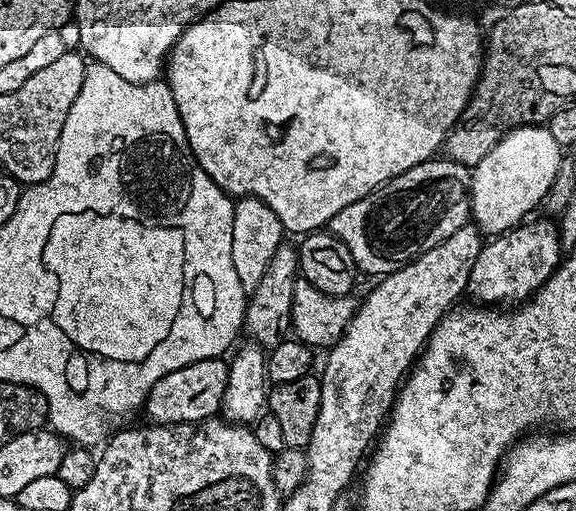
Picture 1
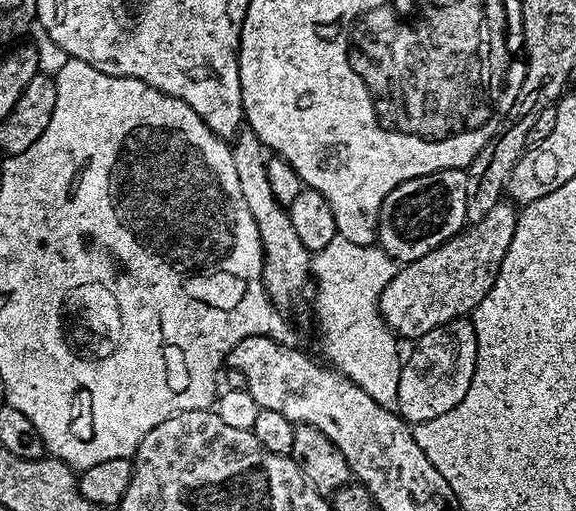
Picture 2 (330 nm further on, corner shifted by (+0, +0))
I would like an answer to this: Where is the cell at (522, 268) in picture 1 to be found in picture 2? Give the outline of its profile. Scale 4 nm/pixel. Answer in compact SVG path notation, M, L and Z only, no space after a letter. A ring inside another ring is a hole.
M461 318L452 320L449 324L440 324L434 330L430 330L425 336L415 341L412 357L403 361L400 369L400 381L398 382L398 398L396 404L398 411L409 424L415 426L425 423L427 420L438 418L439 415L458 406L466 392L470 388L470 382L474 378L474 366L478 358L478 338L474 332L471 319Z

